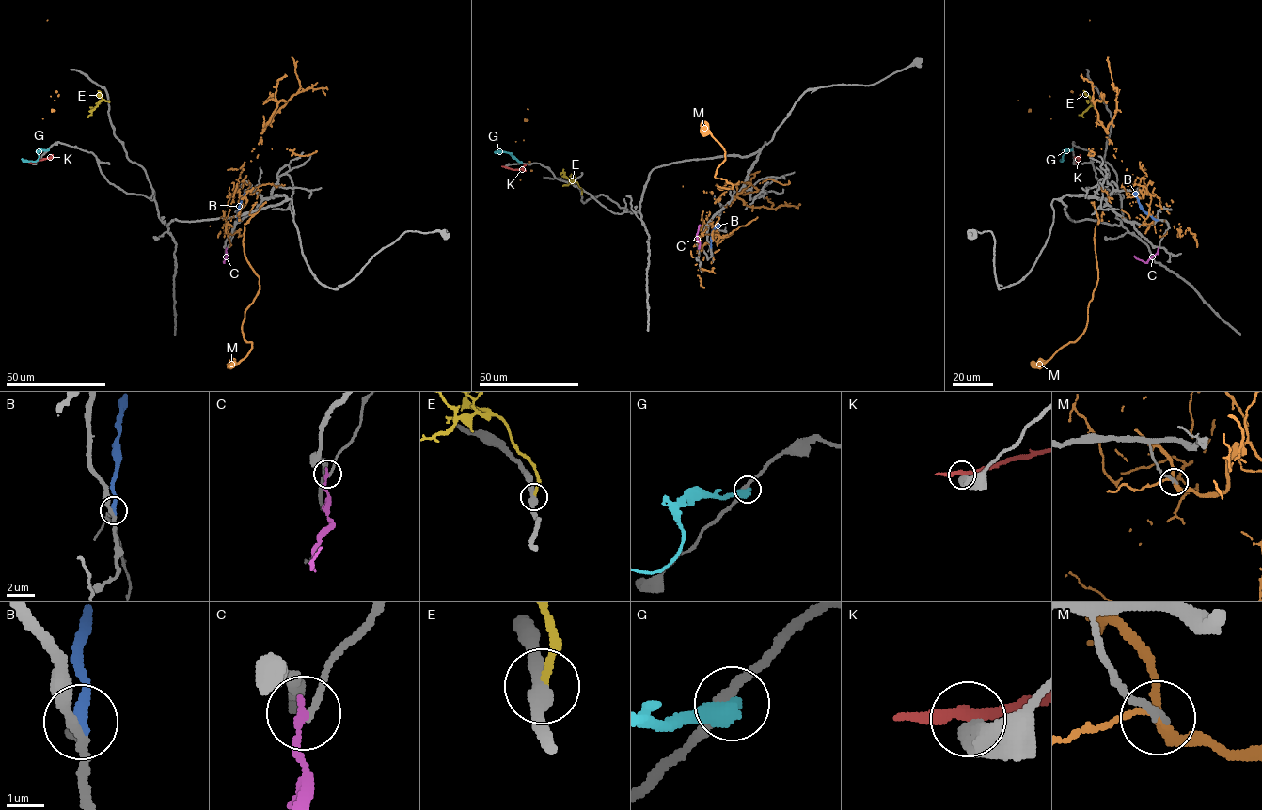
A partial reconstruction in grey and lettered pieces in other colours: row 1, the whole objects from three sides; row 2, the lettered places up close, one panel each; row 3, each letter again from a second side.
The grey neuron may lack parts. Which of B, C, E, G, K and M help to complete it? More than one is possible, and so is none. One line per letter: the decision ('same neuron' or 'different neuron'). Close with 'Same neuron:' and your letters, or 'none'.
B: different neuron
C: different neuron
E: different neuron
G: different neuron
K: different neuron
M: different neuron
Same neuron: none

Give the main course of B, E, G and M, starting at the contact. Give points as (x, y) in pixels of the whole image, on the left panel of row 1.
B: (238, 220), (239, 206), (245, 192)
E: (108, 101), (102, 100), (87, 117)
G: (48, 149), (40, 149), (36, 161), (21, 159)
M: (241, 195), (245, 192), (240, 174), (283, 100), (272, 94), (264, 101), (47, 20)

